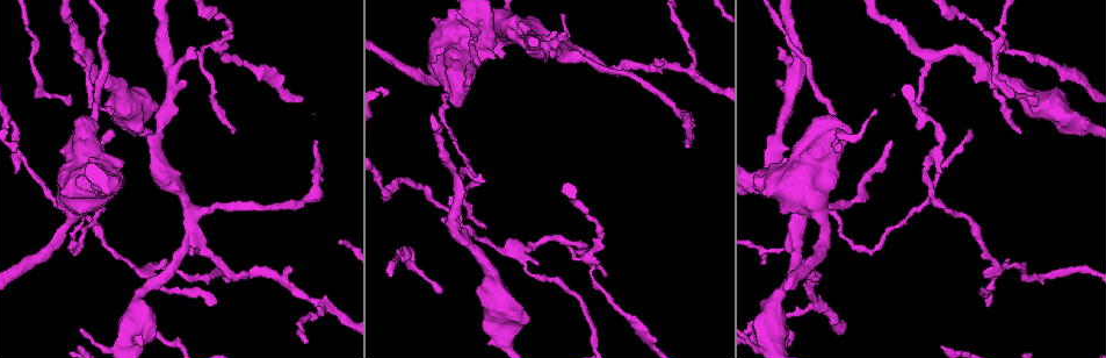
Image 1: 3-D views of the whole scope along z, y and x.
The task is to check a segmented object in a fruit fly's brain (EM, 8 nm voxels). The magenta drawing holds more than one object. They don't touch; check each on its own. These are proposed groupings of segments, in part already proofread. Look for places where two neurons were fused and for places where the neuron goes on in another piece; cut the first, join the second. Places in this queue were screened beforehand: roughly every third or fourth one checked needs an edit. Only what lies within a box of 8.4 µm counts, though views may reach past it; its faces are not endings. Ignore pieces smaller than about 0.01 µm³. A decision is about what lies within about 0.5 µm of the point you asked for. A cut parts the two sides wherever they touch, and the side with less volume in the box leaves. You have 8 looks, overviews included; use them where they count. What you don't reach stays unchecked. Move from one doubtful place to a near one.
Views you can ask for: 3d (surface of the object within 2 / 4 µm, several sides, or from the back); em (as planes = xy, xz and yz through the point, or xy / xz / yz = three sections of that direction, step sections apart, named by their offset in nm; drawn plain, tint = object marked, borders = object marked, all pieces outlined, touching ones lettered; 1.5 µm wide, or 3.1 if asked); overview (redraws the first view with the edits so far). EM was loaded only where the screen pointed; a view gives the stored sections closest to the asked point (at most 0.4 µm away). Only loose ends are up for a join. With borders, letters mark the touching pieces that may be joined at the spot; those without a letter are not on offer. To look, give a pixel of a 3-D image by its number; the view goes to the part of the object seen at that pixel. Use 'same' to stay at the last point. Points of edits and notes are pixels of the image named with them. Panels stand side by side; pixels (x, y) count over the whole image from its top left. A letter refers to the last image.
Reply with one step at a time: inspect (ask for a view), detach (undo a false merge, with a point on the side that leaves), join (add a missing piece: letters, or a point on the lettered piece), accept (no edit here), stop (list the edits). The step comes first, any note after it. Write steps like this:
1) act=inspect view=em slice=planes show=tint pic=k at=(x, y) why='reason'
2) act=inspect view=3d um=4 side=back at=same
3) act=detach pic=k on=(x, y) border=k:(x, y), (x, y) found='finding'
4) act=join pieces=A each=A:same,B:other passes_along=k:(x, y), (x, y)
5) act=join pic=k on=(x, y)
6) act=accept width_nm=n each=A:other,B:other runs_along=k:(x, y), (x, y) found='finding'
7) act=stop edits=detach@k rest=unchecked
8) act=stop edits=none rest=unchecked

act=inspect view=em slice=planes show=tint pic=1 at=(214, 301) why='an open end'

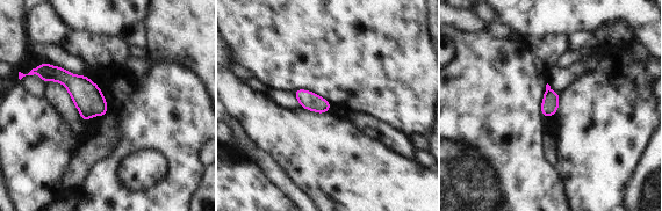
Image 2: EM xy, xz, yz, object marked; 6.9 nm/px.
act=inspect view=em slice=planes show=borders at=same why='what lies round it'

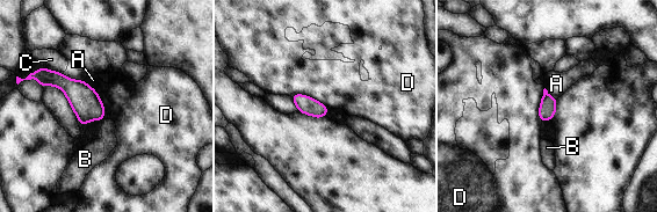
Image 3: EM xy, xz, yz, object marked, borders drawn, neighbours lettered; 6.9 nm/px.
act=accept each=A:other,B:other,C:other,D:other found='none of them fits'

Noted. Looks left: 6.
act=inspect view=3d um=2 pic=1 at=(216, 45) why='three-way junction'

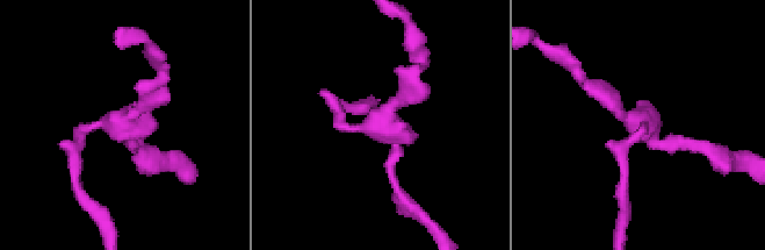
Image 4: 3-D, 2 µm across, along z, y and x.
act=inspect view=em slice=xz step=4 show=tint pic=4 at=(386, 124) arms=3 why='now the EM'

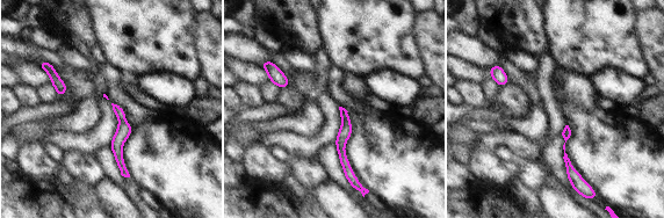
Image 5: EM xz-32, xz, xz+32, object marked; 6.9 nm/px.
act=inspect view=em slice=planes show=borders at=same why='another direction'

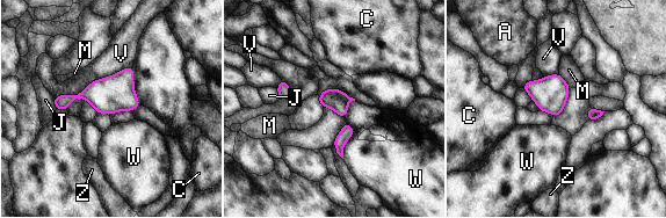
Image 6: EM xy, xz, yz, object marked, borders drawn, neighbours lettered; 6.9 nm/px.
act=accept each=A:other,C:other,J:other,M:other,V:other,W:other,Z:other found='one neuron here'

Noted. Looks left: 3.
act=inspect view=3d um=4 pic=1 at=(834, 117) why='sudden change in width'

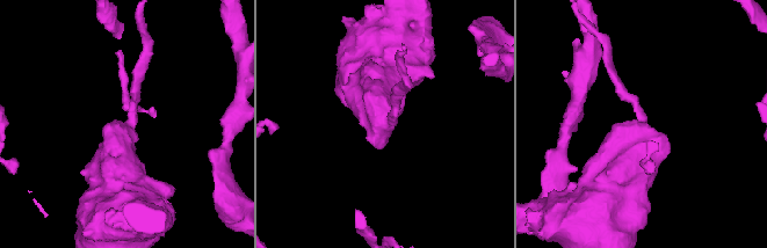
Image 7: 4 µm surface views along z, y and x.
act=inspect view=em slice=xy step=4 show=borders pic=7 at=(642, 126) why='need the tissue'

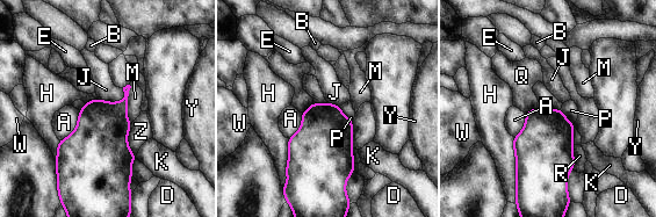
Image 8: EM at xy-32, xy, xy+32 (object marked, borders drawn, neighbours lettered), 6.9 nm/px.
act=inspect view=em slice=planes show=borders at=same

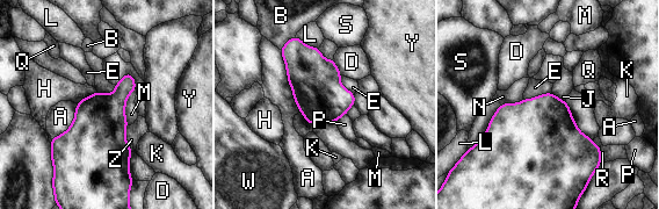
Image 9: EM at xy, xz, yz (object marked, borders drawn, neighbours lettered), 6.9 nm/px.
act=accept width_nm=340 each=A:other,B:other,D:other,E:other,H:other,J:other,K:other,L:other,M:other,N:other,P:other,Q:other,R:other,S:other,W:other,Y:other,Z:other border=9:(551, 92), (523, 99) found='all the same neuron'

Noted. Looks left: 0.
act=stop edits=none rest=unchecked

